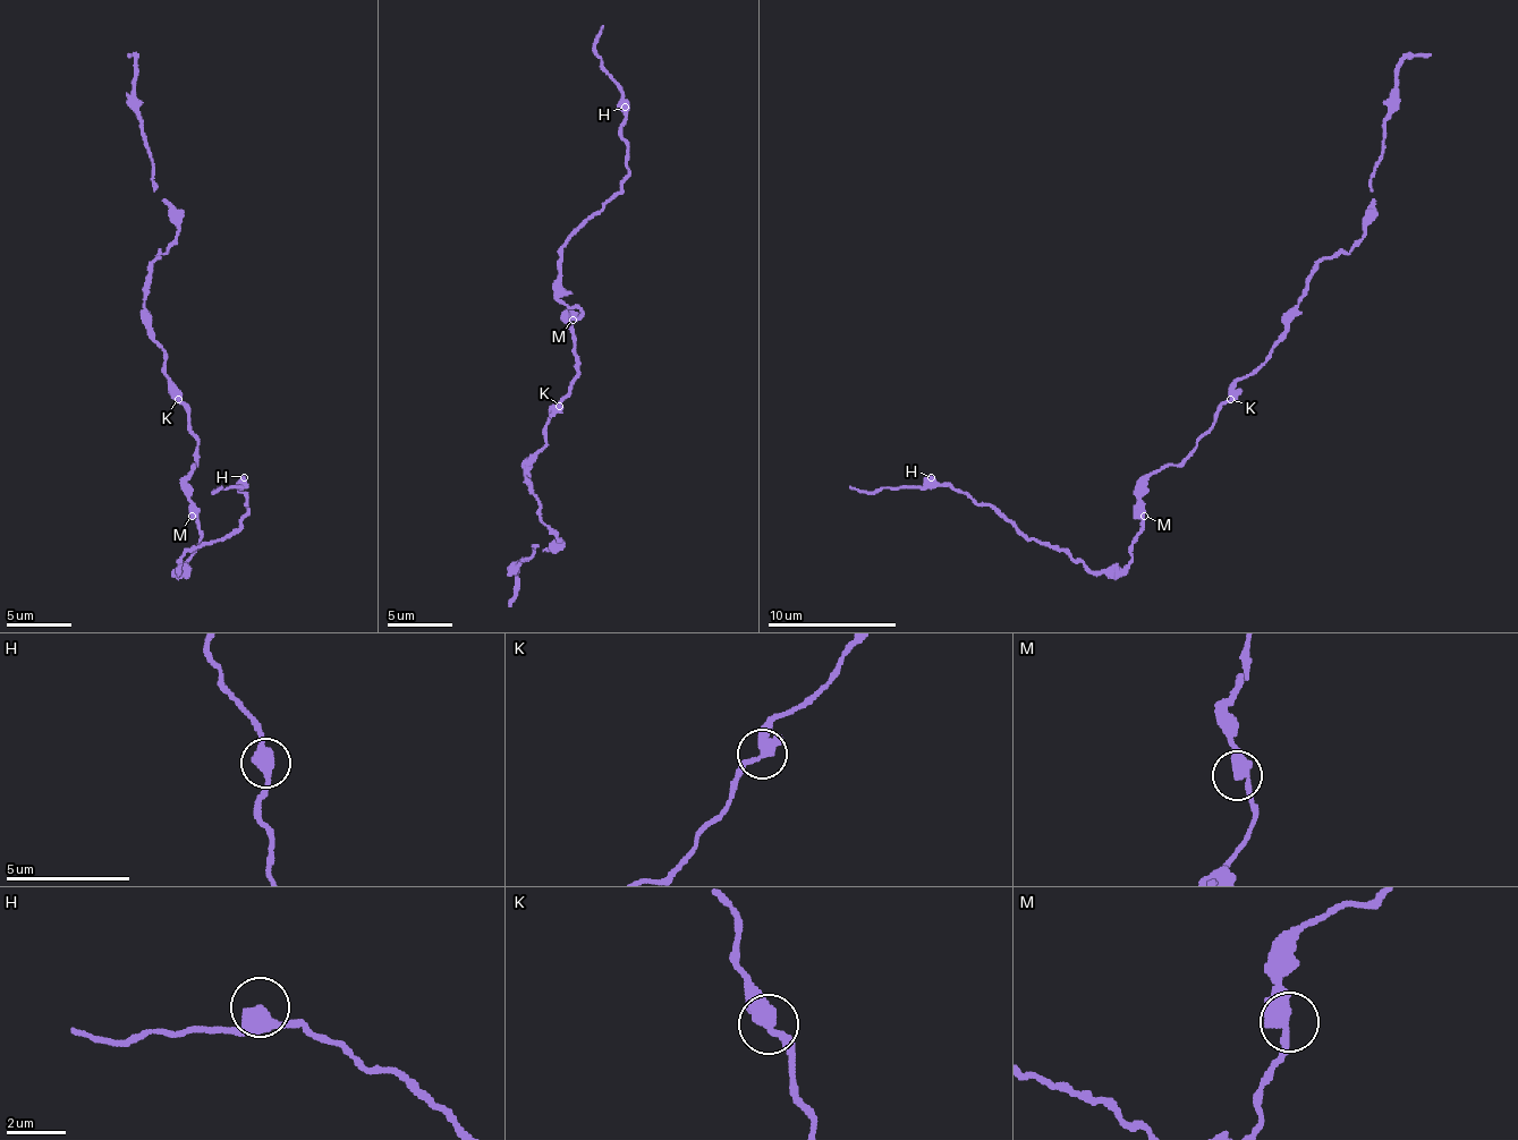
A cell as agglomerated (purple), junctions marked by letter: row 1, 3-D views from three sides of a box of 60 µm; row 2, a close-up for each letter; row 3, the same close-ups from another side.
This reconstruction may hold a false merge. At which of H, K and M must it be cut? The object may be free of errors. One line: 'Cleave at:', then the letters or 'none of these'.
Cleave at: none of these

